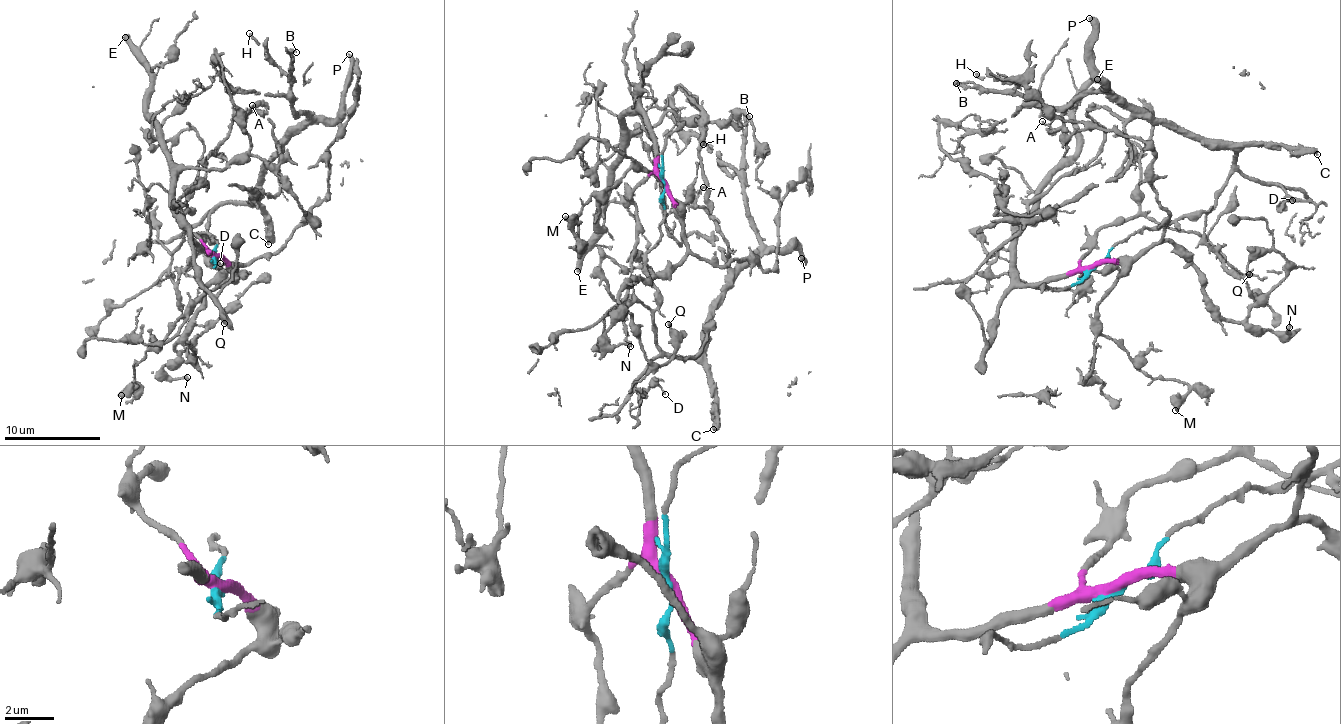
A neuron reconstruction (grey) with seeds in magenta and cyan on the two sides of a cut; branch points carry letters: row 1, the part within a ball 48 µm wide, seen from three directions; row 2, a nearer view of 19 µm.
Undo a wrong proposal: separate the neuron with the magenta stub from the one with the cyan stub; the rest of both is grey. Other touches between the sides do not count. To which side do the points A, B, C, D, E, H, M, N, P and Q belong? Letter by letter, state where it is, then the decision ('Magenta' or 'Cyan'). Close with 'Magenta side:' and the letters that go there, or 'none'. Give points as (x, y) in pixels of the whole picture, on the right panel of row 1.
A: Place: (1042, 121). Cyan
B: Place: (956, 83). Cyan
C: Place: (1317, 154). Cyan
D: Place: (1292, 200). Cyan
E: Place: (1097, 79). Magenta
H: Place: (976, 74). Cyan
M: Place: (1175, 410). Magenta
N: Place: (1289, 327). Magenta
P: Place: (1089, 18). Cyan
Q: Place: (1249, 274). Magenta
Magenta side: E, M, N, Q

